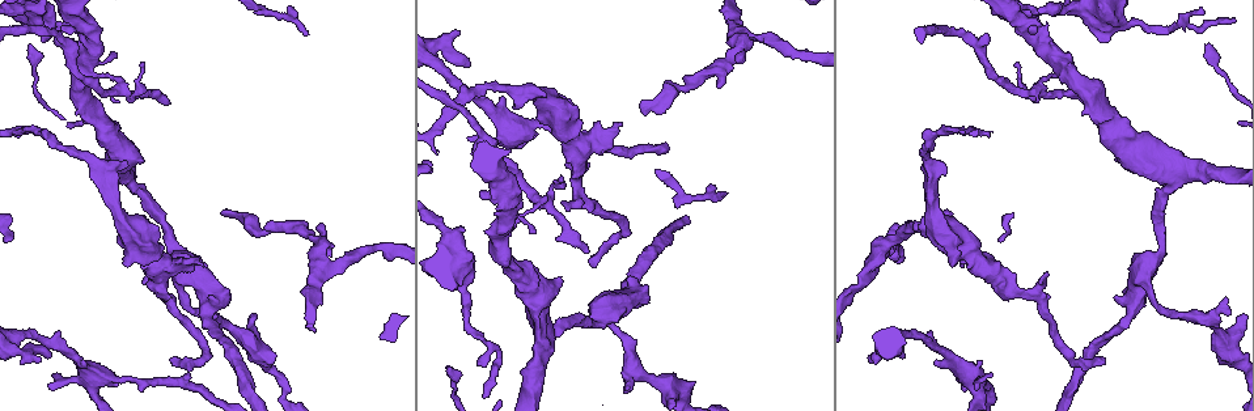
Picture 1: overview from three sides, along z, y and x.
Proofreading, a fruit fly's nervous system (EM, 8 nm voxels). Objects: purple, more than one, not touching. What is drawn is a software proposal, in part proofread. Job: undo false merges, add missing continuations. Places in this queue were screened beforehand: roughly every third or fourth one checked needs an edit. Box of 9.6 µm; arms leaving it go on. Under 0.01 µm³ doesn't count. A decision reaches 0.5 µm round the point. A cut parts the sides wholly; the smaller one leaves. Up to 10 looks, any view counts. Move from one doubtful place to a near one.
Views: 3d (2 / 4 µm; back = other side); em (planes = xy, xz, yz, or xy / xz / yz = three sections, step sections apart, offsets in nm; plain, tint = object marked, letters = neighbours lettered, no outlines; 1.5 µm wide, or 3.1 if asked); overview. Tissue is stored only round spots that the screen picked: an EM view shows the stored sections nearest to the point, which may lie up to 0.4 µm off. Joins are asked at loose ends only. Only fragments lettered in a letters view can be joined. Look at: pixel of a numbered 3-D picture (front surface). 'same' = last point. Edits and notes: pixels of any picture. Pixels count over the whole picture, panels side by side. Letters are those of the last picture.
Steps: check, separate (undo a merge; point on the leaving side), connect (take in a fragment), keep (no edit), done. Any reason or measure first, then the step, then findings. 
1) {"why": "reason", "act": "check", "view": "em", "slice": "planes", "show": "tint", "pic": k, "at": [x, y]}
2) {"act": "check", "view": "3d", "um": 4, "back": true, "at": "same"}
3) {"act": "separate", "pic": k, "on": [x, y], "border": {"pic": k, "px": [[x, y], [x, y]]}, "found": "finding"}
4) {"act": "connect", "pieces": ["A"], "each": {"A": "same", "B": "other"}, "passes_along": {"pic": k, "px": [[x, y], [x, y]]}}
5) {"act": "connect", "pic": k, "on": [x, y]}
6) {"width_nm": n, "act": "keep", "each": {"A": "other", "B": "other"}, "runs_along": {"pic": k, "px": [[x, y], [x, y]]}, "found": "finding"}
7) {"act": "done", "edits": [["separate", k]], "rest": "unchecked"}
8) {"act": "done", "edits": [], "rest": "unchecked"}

{"why": "an open end", "act": "check", "view": "em", "slice": "xz", "step": 4, "show": "letters", "pic": 1, "at": [480, 194]}

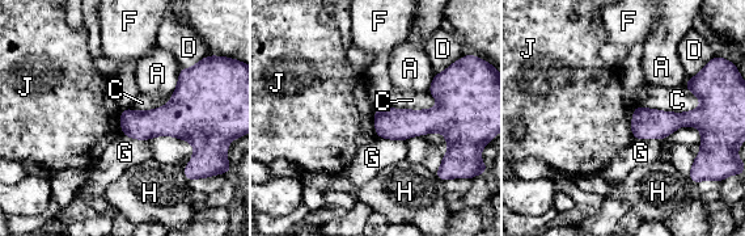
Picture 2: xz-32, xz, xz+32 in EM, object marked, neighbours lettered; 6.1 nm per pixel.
{"act": "keep", "each": {"A": "other", "C": "other", "D": "other", "F": "other", "G": "other", "H": "other", "J": "other"}, "border": {"pic": 2, "px": [[636, 104], [631, 119], [633, 138]]}, "found": "none of them fits"}

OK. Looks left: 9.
{"why": "a fork", "act": "check", "view": "em", "slice": "yz", "step": 8, "show": "tint", "pic": 1, "at": [62, 24]}

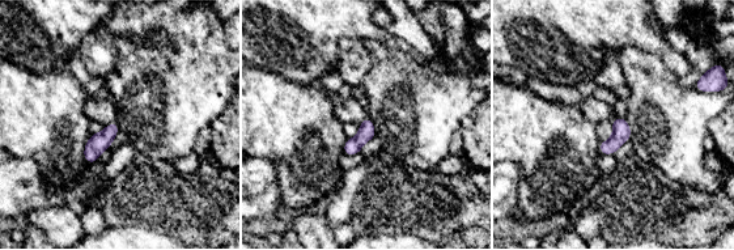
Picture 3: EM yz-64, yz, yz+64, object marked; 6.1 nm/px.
{"why": "cut it another way", "act": "check", "view": "em", "slice": "planes", "show": "tint", "at": "same"}

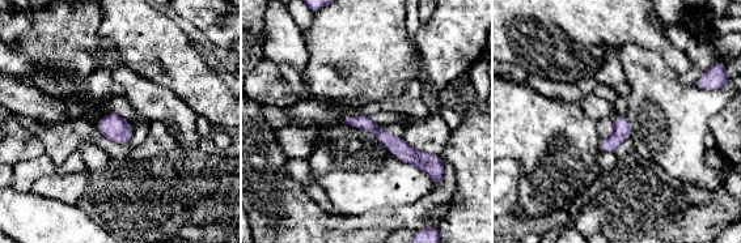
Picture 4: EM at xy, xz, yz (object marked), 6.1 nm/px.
{"act": "check", "view": "em", "slice": "planes", "show": "letters", "at": "same"}

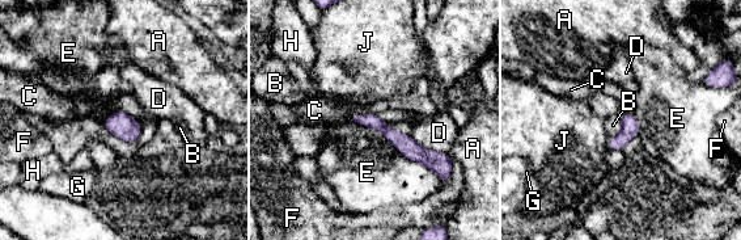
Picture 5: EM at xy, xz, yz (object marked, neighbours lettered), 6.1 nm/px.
{"width_nm": 100, "act": "keep", "each": {"A": "other", "B": "other", "C": "other", "D": "other", "E": "other", "F": "other", "G": "other", "H": "other", "J": "other"}, "border": {"pic": 5, "px": [[351, 120], [379, 130], [443, 181]]}, "found": "continuous, no second neuron"}

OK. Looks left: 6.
{"why": "four arms meet", "act": "check", "view": "em", "slice": "xy", "step": 4, "show": "plain", "pic": 1, "at": [120, 87]}

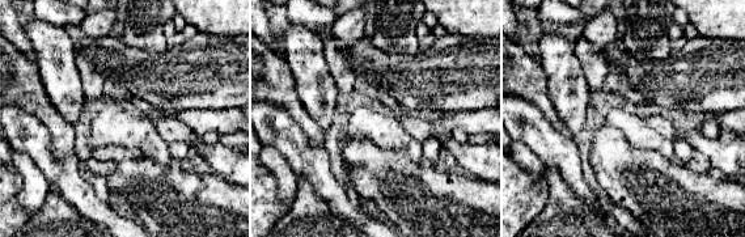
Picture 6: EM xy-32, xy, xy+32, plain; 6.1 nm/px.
{"act": "check", "view": "em", "slice": "xy", "step": 4, "show": "tint", "at": "same"}

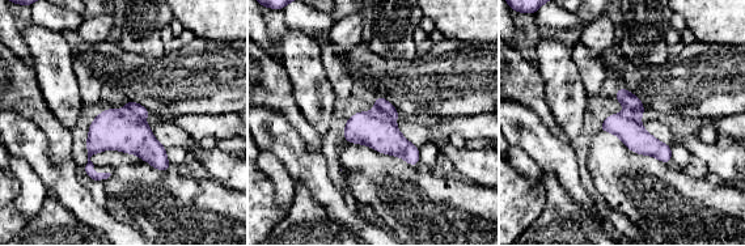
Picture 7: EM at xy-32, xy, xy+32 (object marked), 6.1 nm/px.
{"why": "what lies round it", "act": "check", "view": "em", "slice": "xy", "step": 4, "show": "letters", "at": "same"}

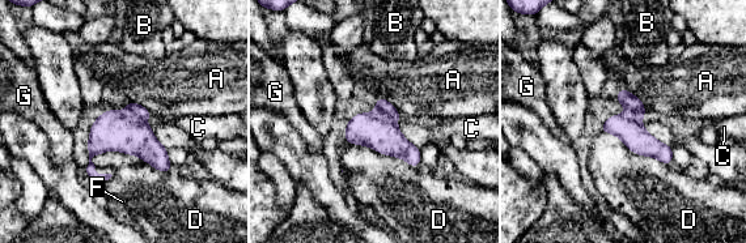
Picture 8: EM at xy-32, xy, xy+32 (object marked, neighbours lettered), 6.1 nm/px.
{"width_nm": 170, "longest_contact_nm": ["D", 500], "act": "separate", "pic": 8, "on": [371, 129], "each": {"A": "other", "B": "other", "C": "other", "D": "other", "F": "other", "G": "other"}, "found": "two neurons meet here"}

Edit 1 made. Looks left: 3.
{"why": "thin end", "act": "check", "view": "3d", "um": 2, "pic": 1, "at": [725, 194]}

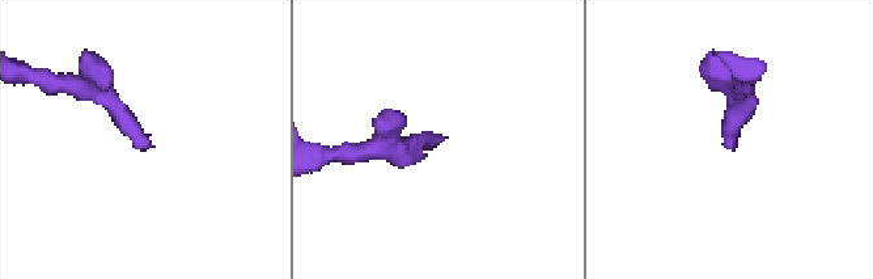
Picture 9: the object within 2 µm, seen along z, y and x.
{"act": "check", "view": "em", "slice": "yz", "step": 4, "show": "letters", "pic": 9, "at": [141, 149]}

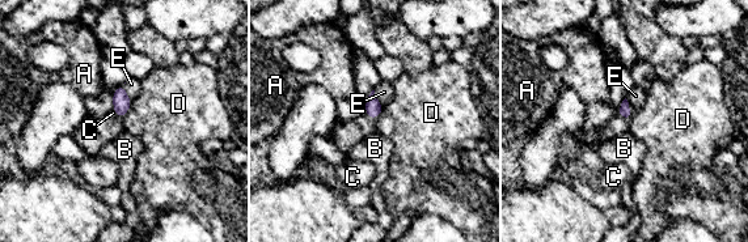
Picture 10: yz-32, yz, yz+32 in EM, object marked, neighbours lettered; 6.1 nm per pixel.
{"why": "cut it another way", "act": "check", "view": "em", "slice": "planes", "show": "letters", "at": "same"}

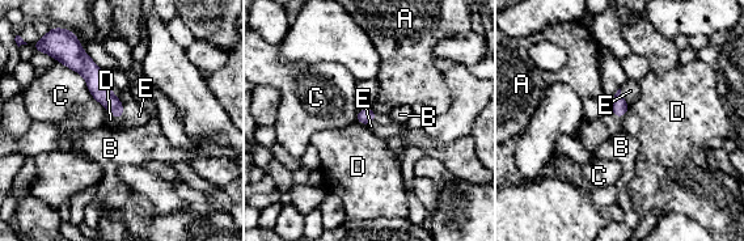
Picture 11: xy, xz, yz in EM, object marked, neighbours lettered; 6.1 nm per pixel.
{"act": "connect", "pieces": ["E"], "each": {"A": "other", "B": "other", "C": "other", "D": "other", "E": "same"}, "passes_along": {"pic": 11, "px": [[98, 84], [119, 100], [132, 111]]}, "found": "it goes on there"}

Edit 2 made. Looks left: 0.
{"act": "done", "edits": [["separate", 8], ["connect", 11]], "rest": "unchecked"}

